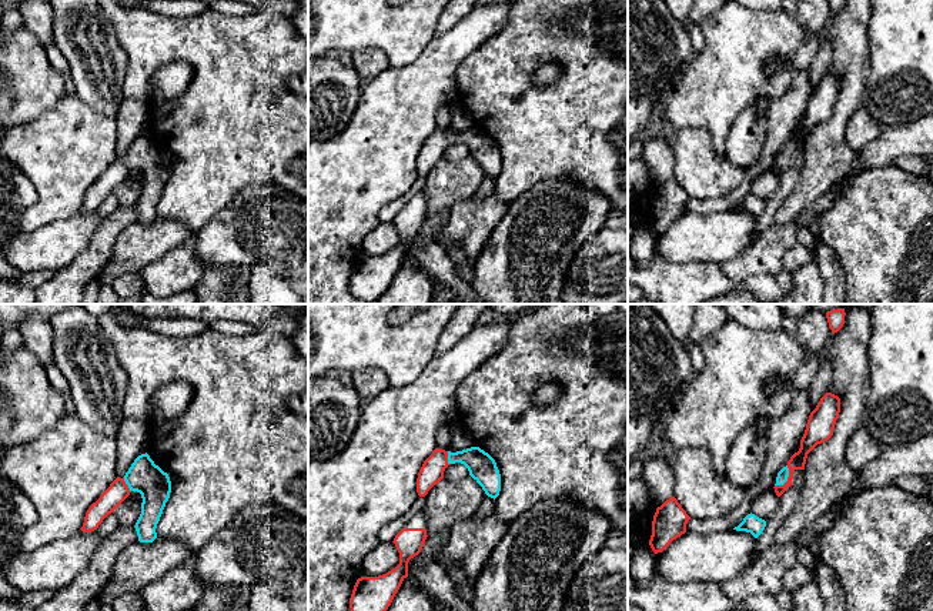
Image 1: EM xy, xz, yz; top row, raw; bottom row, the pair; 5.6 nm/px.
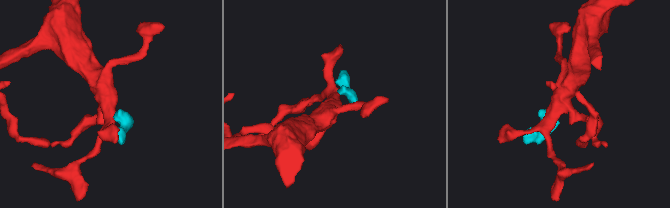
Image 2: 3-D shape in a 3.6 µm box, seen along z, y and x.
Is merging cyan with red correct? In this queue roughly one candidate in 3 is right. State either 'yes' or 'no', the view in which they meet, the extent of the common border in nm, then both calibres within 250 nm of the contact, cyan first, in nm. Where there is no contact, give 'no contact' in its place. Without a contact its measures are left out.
yes; meets cyan in yz; contact 140 nm long; 60 nm thick on the cyan side, 90 nm on the other

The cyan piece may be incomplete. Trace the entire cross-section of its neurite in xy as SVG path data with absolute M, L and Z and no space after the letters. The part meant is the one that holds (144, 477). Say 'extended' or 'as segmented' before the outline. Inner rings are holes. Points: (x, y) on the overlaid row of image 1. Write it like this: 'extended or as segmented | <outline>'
extended | M147 453L138 455L126 473L126 475L123 478L117 477L110 484L110 487L100 495L100 498L90 505L84 517L81 531L90 532L97 530L103 520L108 514L114 512L114 510L130 495L131 491L140 493L143 498L141 514L134 525L138 541L153 542L157 538L157 524L160 521L165 503L170 498L171 481L168 474L164 473L158 465L156 465Z

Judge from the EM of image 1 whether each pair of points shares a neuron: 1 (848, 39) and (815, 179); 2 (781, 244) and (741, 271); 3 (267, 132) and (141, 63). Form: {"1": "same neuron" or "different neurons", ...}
{"1": "same neuron", "2": "same neuron", "3": "same neuron"}

